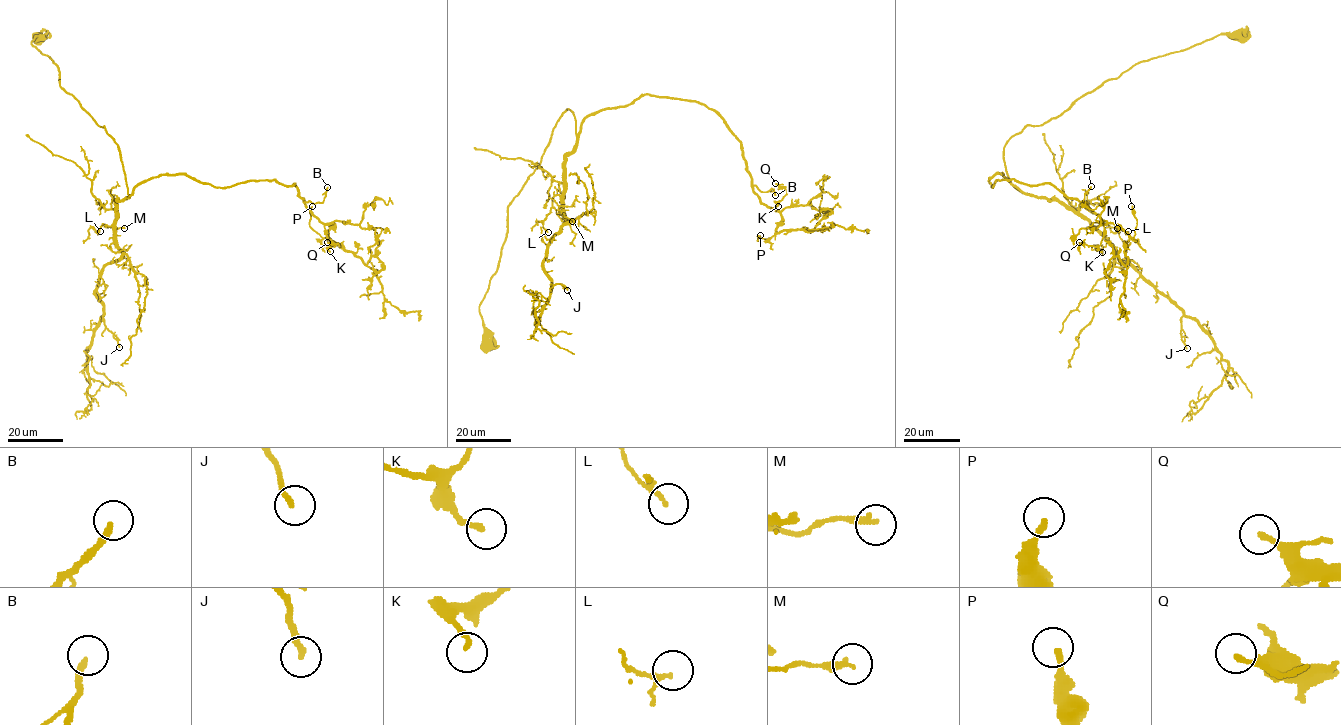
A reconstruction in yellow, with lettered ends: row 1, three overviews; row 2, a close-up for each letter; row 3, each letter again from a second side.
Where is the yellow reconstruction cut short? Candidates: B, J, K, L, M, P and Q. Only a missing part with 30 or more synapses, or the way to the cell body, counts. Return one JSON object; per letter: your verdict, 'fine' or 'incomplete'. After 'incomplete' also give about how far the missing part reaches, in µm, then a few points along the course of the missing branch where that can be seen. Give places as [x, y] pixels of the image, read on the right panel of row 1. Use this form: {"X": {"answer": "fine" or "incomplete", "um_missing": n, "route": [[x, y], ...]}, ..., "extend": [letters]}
{"B": {"answer": "incomplete", "um_missing": 35, "route": [[1091, 186], [1094, 187], [1081, 197], [1066, 199], [1054, 207], [1039, 206], [1036, 200]]}, "J": {"answer": "fine"}, "K": {"answer": "fine"}, "L": {"answer": "fine"}, "M": {"answer": "fine"}, "P": {"answer": "fine"}, "Q": {"answer": "fine"}, "extend": ["B"]}

